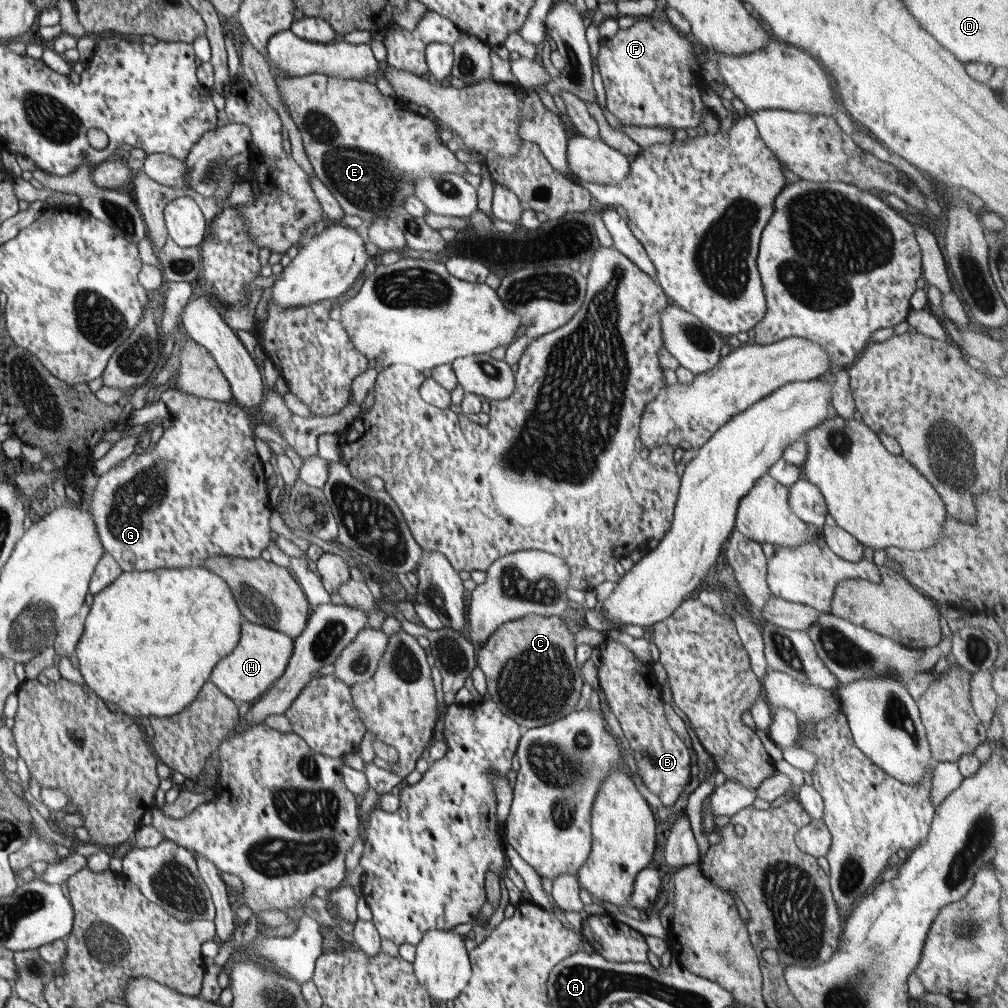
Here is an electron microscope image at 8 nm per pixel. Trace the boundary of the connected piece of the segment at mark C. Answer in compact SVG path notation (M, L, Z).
M528 615L524 619L500 625L494 634L478 646L477 651L478 667L484 671L488 682L486 699L494 701L506 716L524 729L552 724L576 711L585 680L582 680L576 663L574 629L564 618L539 615Z

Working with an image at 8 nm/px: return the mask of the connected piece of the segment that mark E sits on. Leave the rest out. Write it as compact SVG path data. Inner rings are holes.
M276 70L272 71L272 78L276 82L279 96L282 98L286 109L291 114L292 121L296 124L298 131L300 131L305 153L308 160L312 163L313 172L318 175L318 178L327 186L327 189L334 196L334 199L342 207L345 214L352 214L362 218L365 224L374 222L377 218L393 219L397 214L405 212L404 201L408 197L414 197L415 182L421 176L429 176L430 174L458 174L462 175L467 172L466 163L462 163L456 159L454 152L448 149L448 146L442 142L440 138L441 126L435 120L429 120L428 117L414 113L405 106L401 99L397 97L383 96L376 85L368 83L366 80L358 81L357 79L340 79L334 76L325 76L324 74L312 74L300 77L288 77L282 79L276 75Z

